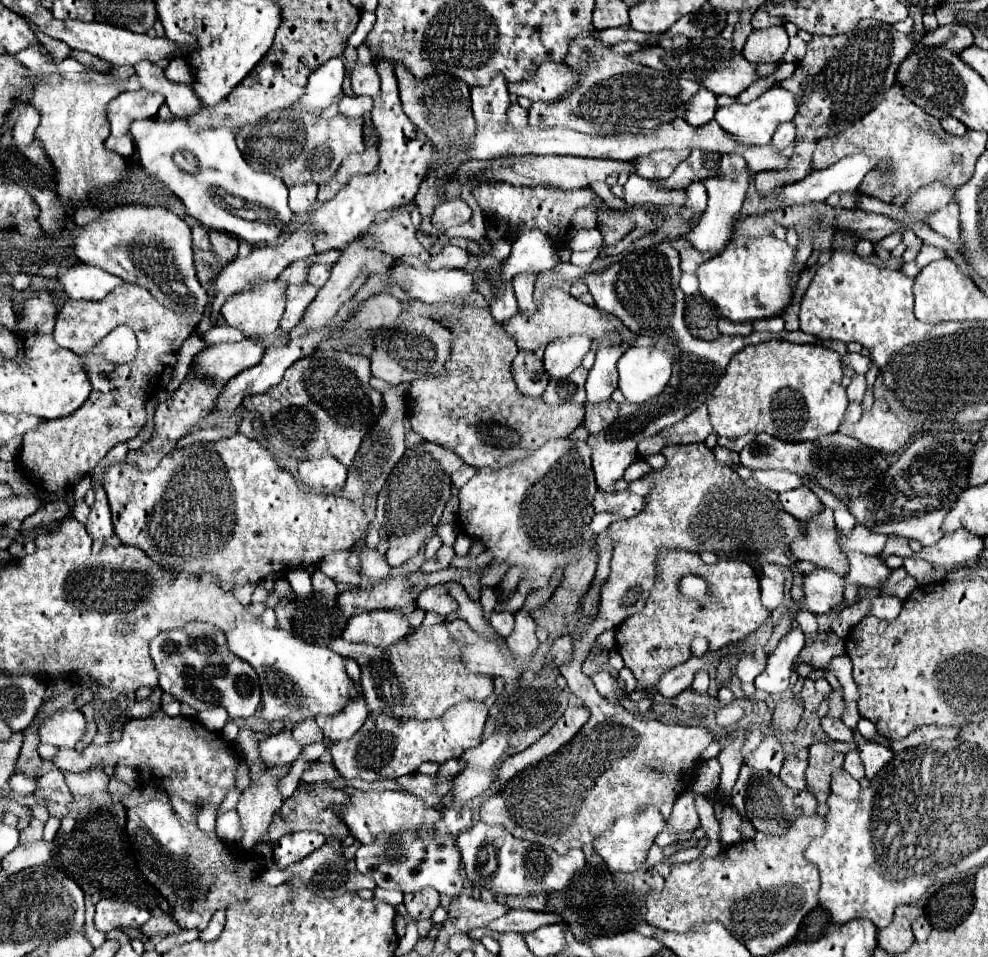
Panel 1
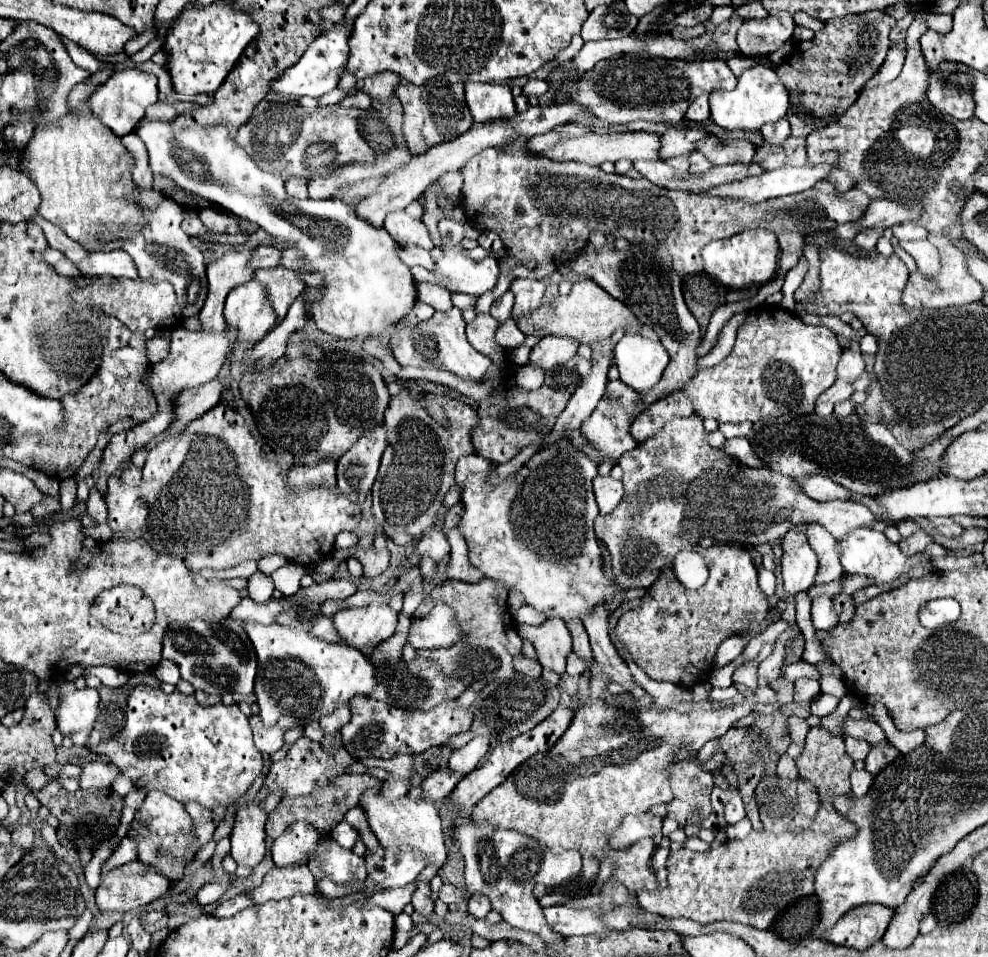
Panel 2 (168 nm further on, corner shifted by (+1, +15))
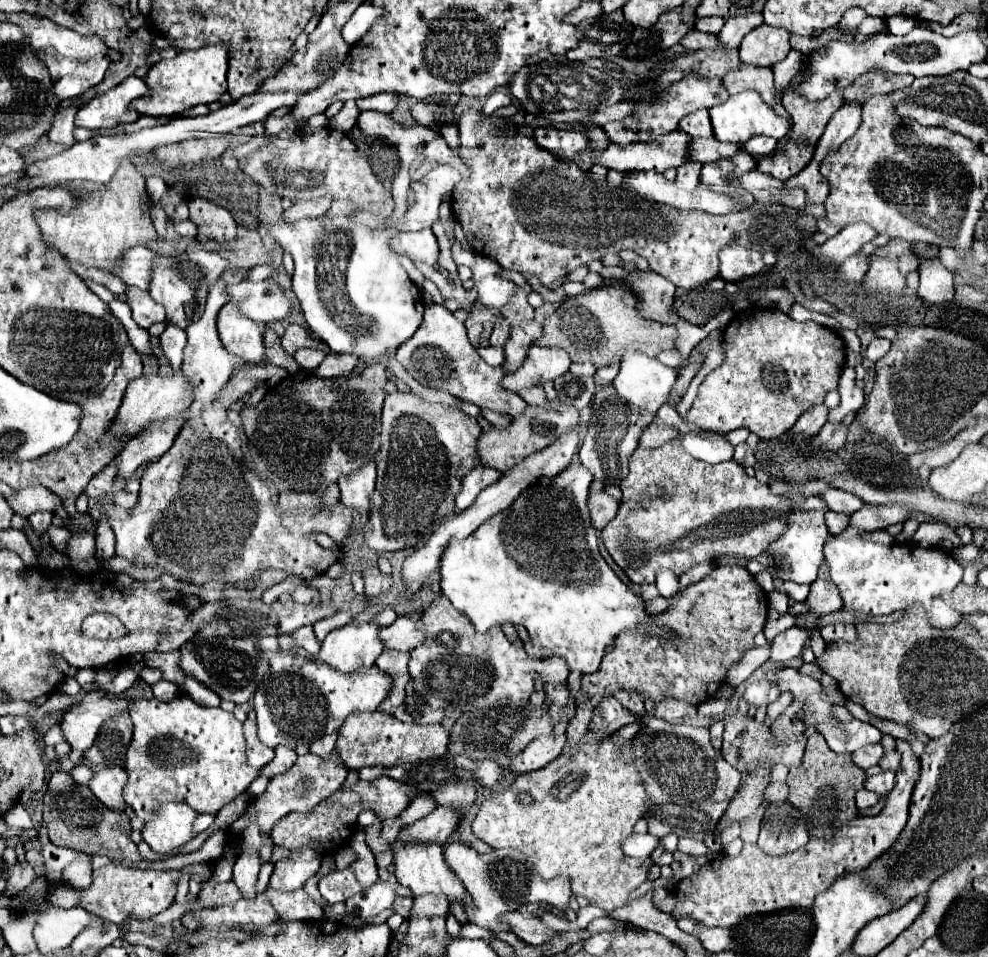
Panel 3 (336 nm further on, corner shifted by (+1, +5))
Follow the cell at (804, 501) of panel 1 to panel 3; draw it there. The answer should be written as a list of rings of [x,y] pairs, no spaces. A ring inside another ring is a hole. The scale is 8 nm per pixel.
[[[836,487],[824,491],[822,499],[828,503],[830,511],[838,511],[838,513],[846,513],[846,515],[852,515],[854,511],[858,511],[864,505],[862,499],[858,499],[856,495],[850,495],[850,491],[838,491]]]

